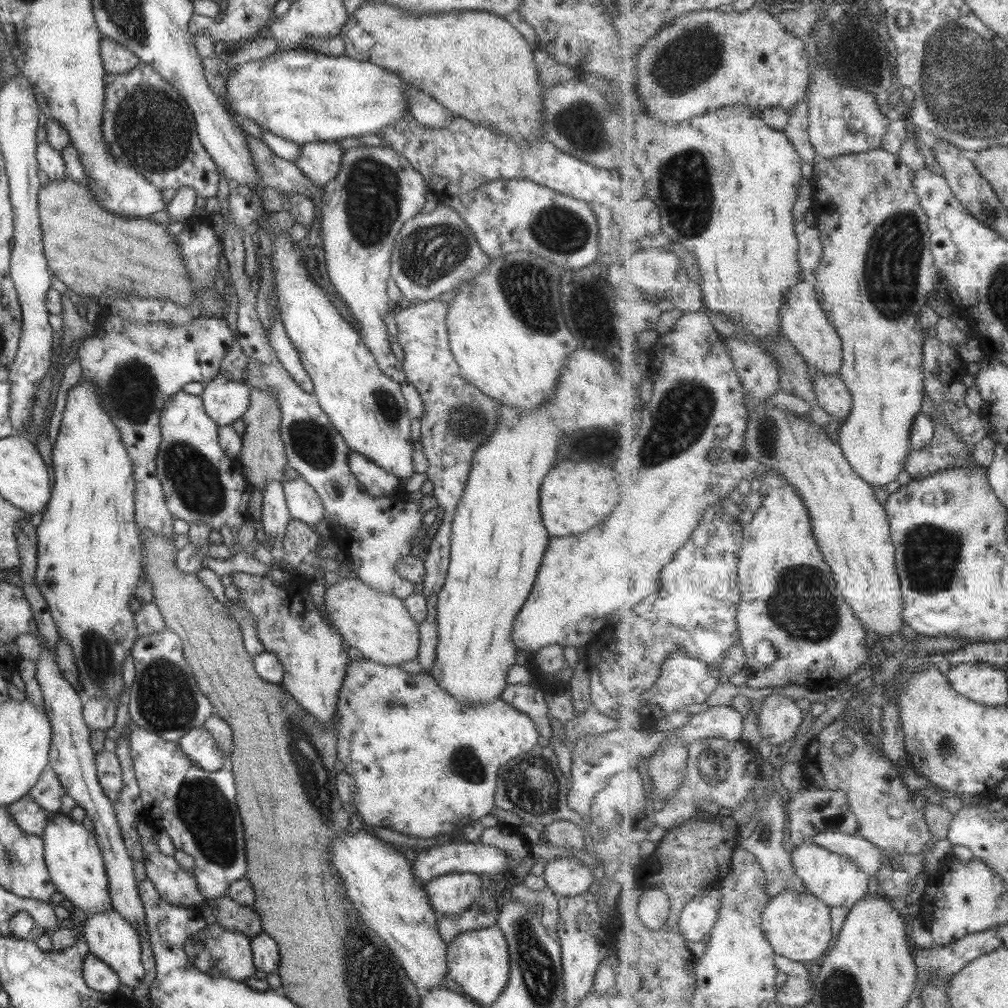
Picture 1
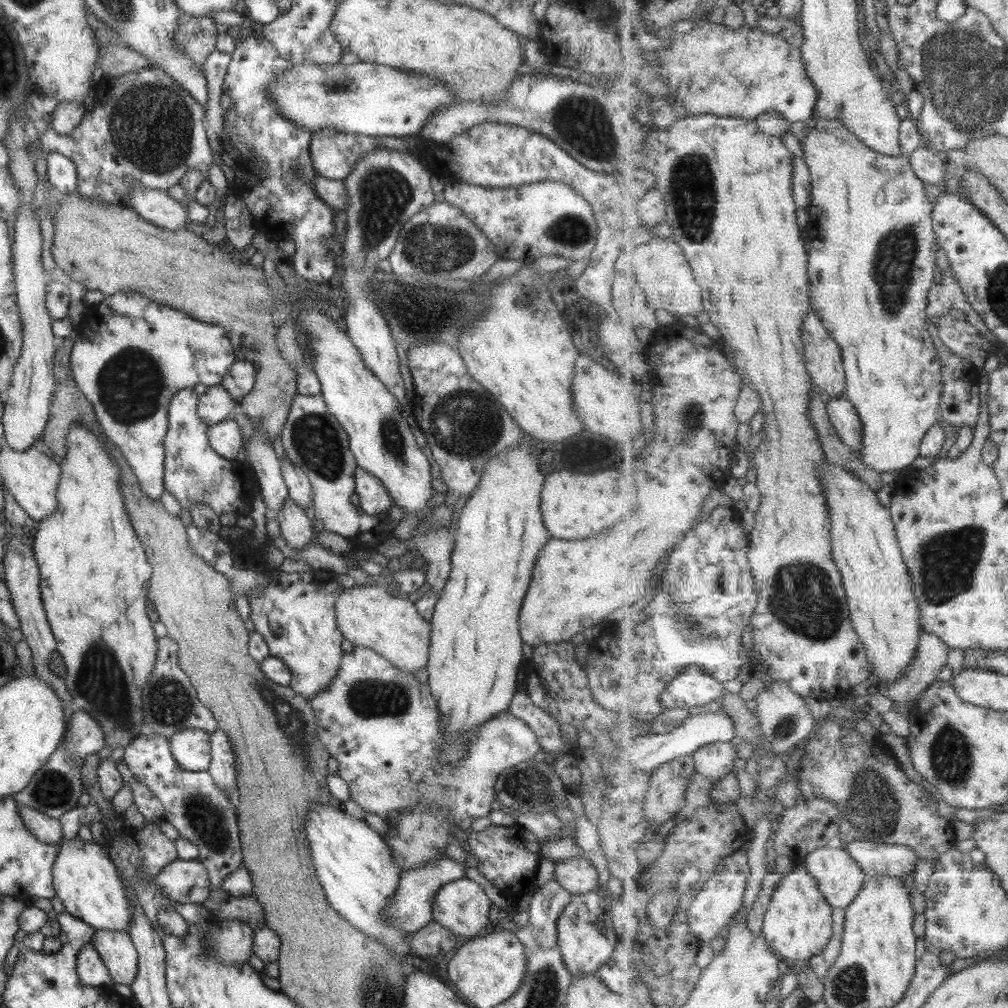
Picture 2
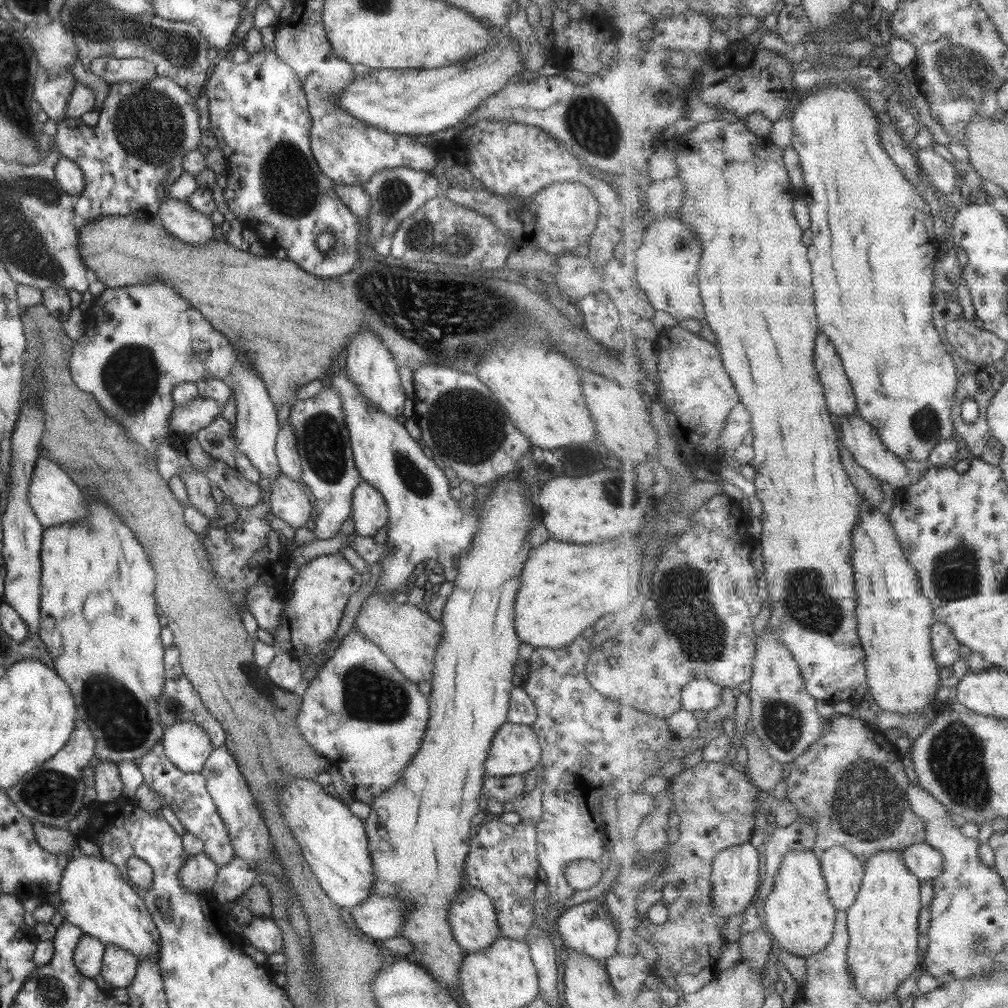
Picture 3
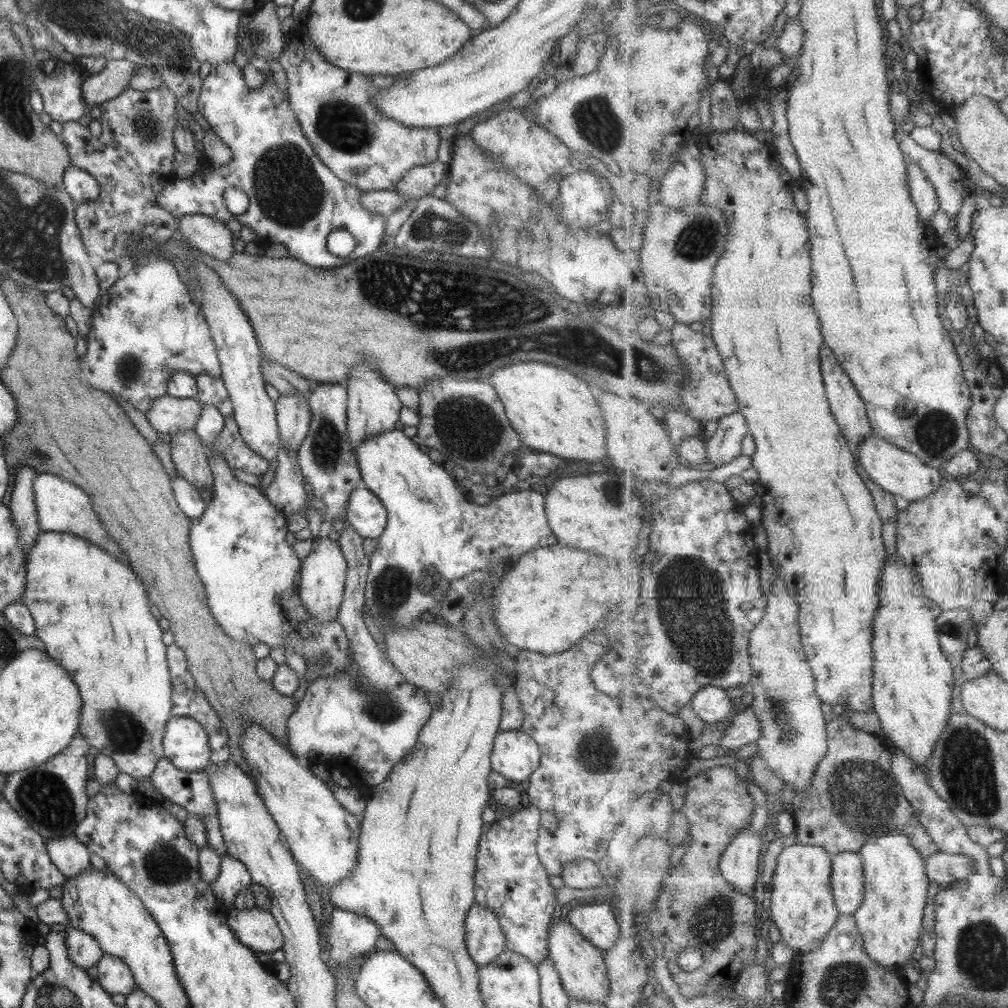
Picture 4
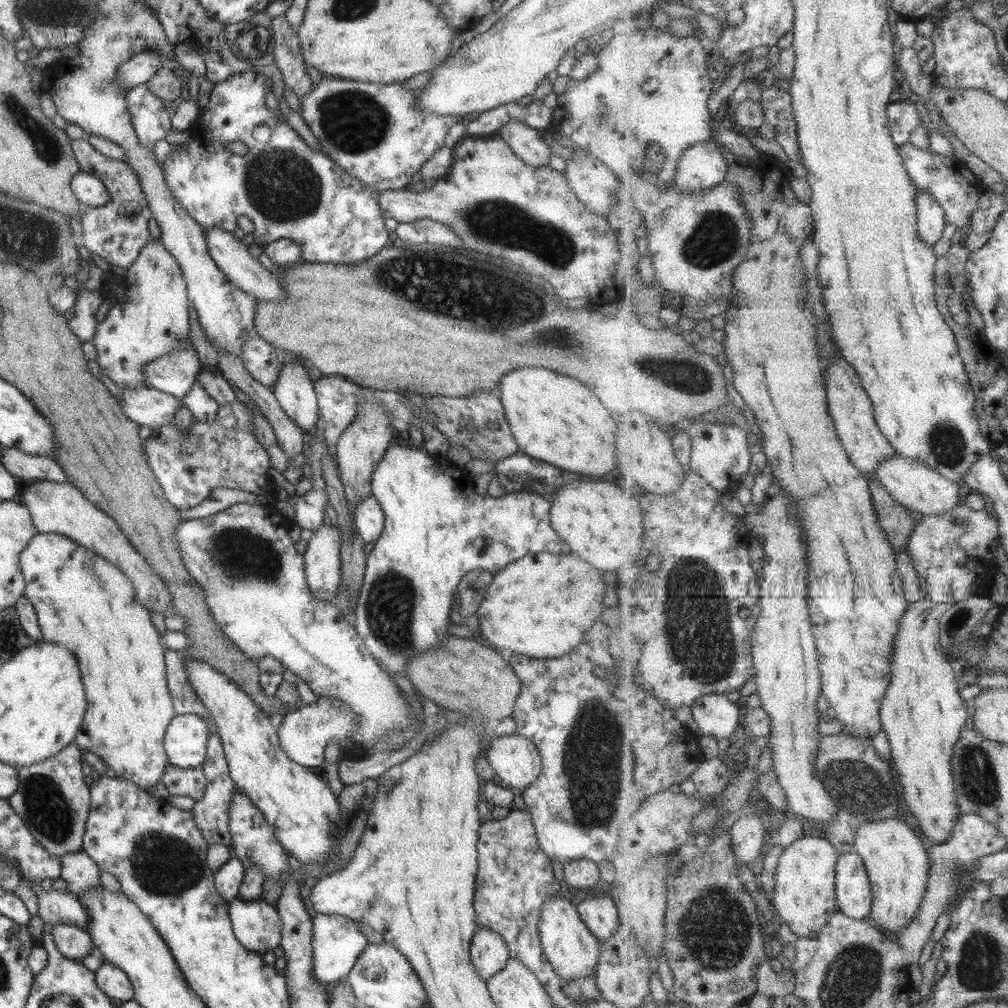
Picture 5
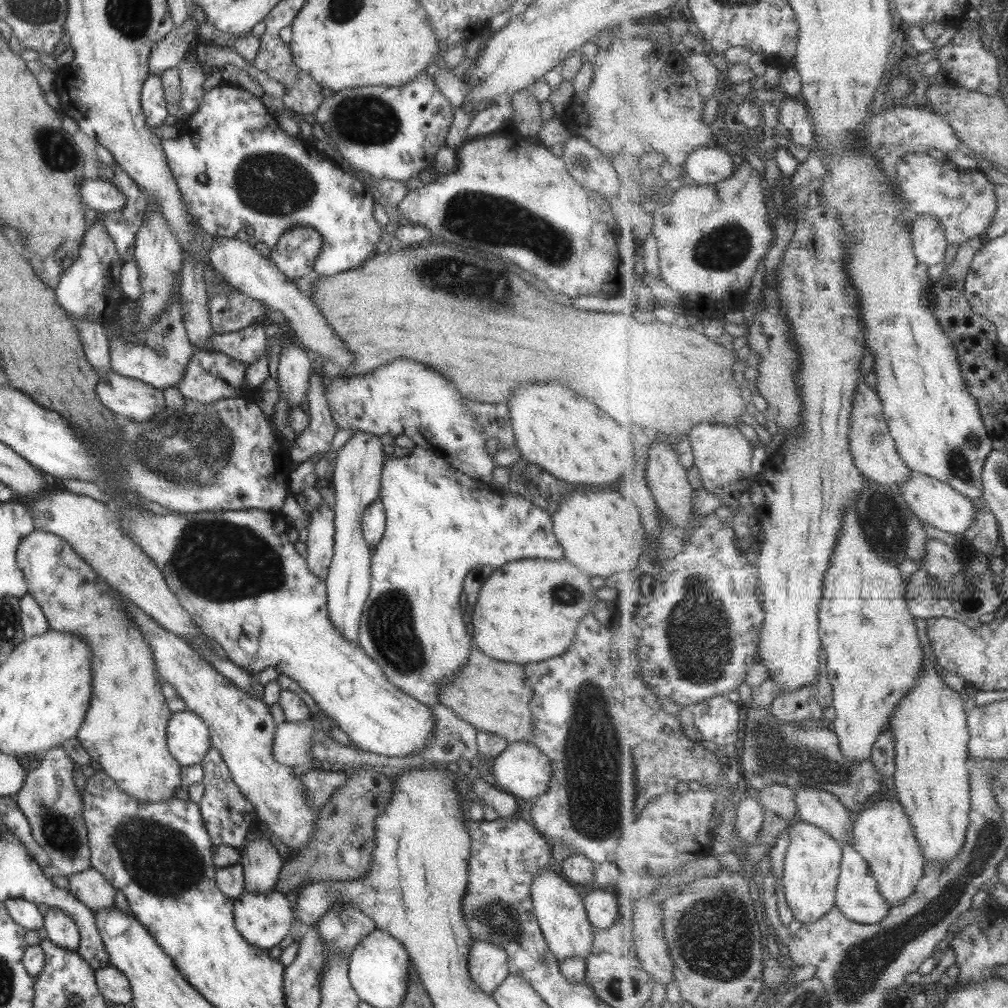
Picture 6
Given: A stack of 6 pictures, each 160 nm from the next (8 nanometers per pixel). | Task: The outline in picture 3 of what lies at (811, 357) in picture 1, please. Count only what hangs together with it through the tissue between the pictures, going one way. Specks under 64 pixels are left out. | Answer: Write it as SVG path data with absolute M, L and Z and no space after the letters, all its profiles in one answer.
M821 332L816 343L816 371L824 383L828 407L835 418L858 412L856 394L836 346Z

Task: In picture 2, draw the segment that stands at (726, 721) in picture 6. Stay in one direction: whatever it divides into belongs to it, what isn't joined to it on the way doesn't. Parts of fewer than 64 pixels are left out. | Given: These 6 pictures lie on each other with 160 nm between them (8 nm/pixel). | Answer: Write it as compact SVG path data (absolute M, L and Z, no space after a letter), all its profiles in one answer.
M696 665L689 666L679 674L661 693L660 699L666 708L695 708L721 700L725 695L725 684L707 675Z

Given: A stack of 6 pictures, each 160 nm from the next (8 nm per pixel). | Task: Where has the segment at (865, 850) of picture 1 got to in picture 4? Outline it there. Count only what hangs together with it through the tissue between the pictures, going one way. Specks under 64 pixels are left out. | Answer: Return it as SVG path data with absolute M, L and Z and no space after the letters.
M943 851L925 857L928 877L942 888L971 876L975 863L970 856Z

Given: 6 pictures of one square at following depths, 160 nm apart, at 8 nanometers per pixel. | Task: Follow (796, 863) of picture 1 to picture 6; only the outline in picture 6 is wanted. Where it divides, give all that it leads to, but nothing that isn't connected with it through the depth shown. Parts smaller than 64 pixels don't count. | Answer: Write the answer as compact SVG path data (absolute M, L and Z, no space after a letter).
M843 845L844 857L842 858L841 874L837 889L837 906L841 912L850 919L866 925L879 924L888 917L892 906L880 893L880 886L873 876L869 863L853 845Z

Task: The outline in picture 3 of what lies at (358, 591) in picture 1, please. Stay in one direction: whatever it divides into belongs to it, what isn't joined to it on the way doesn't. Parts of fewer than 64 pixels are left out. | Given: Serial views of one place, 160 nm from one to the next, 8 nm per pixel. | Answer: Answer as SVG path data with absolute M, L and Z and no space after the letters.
M375 593L363 601L354 628L366 640L371 641L393 664L393 667L410 682L431 681L433 677L434 651L441 637L439 621L421 612L417 607L395 605L379 598Z

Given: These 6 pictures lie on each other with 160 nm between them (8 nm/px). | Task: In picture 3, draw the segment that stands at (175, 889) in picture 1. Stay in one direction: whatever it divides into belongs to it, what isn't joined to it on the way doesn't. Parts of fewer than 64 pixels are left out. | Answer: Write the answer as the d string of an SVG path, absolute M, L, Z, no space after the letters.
M201 852L185 858L177 870L181 887L193 894L209 892L216 879L218 868Z

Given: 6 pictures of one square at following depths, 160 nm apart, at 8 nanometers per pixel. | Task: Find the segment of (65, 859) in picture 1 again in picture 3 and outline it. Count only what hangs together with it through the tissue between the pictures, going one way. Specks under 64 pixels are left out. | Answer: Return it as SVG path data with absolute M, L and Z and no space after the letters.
M75 853L75 856L65 863L58 883L60 906L57 913L62 916L63 920L77 926L83 934L96 938L101 944L120 946L132 952L139 961L145 957L157 957L158 932L151 922L149 912L142 898L133 892L133 889L124 881L123 874L116 869L114 864L100 855Z

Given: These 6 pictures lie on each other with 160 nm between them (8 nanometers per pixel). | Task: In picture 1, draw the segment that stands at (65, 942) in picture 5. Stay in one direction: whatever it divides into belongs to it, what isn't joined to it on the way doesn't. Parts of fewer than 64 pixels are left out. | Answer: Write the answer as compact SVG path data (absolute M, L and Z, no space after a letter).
M91 953L84 958L82 977L86 985L94 991L111 994L116 993L120 982L118 976L102 960L95 958Z

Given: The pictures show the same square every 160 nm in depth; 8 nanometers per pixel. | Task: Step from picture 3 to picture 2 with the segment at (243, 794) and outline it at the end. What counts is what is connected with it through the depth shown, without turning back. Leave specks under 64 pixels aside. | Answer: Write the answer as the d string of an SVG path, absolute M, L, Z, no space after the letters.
M219 727L210 734L210 754L206 771L218 788L234 801L236 795L234 754L227 735Z

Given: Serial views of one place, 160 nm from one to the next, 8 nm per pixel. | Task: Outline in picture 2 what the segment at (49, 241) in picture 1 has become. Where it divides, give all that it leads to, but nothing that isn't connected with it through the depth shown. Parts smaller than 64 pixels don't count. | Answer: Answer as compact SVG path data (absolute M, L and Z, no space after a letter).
M69 193L65 196L59 196L60 201L58 207L52 212L52 224L53 224L53 239L51 240L51 245L49 247L49 252L53 262L57 265L57 268L60 268L71 280L75 280L82 284L86 290L99 290L104 296L110 296L116 292L136 292L145 298L148 298L151 302L156 302L163 306L182 311L187 314L188 317L197 319L199 322L209 323L220 327L225 332L225 335L230 340L232 344L233 354L237 359L248 360L256 370L254 385L252 389L243 396L240 400L239 405L241 410L245 413L245 416L249 418L252 426L258 426L263 432L268 441L272 442L275 440L275 436L281 432L284 422L286 421L290 402L292 396L295 394L296 390L296 372L292 369L292 366L289 366L280 355L280 352L276 347L276 337L277 329L275 325L271 322L271 317L269 316L270 306L274 303L274 296L270 294L270 286L266 284L265 277L262 273L261 267L253 267L249 263L248 254L241 252L236 252L235 250L227 251L222 248L218 248L216 244L212 245L204 241L199 235L186 230L186 229L177 229L177 230L167 230L161 227L153 226L148 222L145 222L141 217L138 216L136 212L133 212L129 208L121 208L117 205L111 205L109 203L89 200L88 198L83 198L80 195L75 193Z

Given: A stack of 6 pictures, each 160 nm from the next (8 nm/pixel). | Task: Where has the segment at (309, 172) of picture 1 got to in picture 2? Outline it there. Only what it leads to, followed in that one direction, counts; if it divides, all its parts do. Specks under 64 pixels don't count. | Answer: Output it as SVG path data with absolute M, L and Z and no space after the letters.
M326 127L311 133L308 153L315 174L341 181L359 157L381 148L384 147L373 136L337 133L335 129Z

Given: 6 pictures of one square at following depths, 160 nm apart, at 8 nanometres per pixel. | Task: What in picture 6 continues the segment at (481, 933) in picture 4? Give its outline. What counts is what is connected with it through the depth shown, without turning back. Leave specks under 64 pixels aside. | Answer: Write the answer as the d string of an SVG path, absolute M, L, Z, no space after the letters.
M472 941L467 970L479 990L490 995L509 974L506 952L489 941Z

